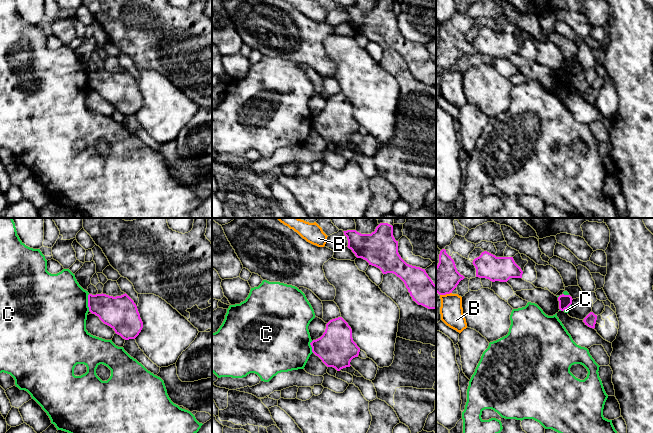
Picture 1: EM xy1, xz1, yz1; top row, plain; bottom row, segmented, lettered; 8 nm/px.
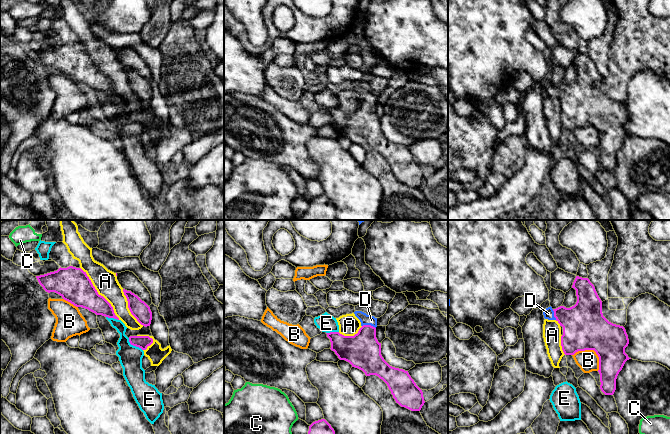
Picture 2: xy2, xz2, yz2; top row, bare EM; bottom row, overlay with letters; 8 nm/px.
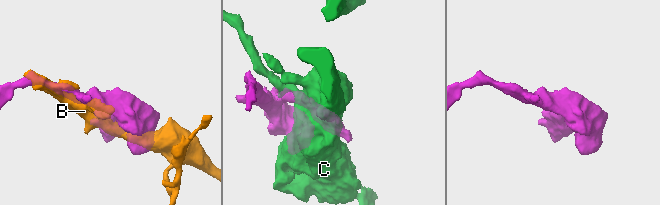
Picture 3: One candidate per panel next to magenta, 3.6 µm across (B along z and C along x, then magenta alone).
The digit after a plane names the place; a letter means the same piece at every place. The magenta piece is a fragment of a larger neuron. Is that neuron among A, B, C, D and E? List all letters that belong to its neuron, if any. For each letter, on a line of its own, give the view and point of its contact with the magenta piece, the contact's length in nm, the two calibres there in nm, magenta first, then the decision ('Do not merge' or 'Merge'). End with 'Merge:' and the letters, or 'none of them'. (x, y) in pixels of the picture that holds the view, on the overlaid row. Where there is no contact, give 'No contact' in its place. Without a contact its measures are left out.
A: Touches magenta at xy2 (98, 294). Shared border 550 nm. Thickness 260 nm (magenta) against 190 nm. Do not merge
B: Touches magenta at yz2 (592, 349). Shared border 260 nm. Thickness 360 nm (magenta) against 170 nm. Do not merge
C: Touches magenta at xy1 (88, 302). Shared border 140 nm. Thickness 260 nm (magenta) against 480 nm. Do not merge
D: Touches magenta at xz2 (369, 325). Shared border 110 nm. Thickness 280 nm (magenta) against 90 nm. Merge
E: Touches magenta at xy2 (134, 345). Shared border 160 nm. Thickness 100 nm (magenta) against 190 nm. Do not merge
Merge: D

